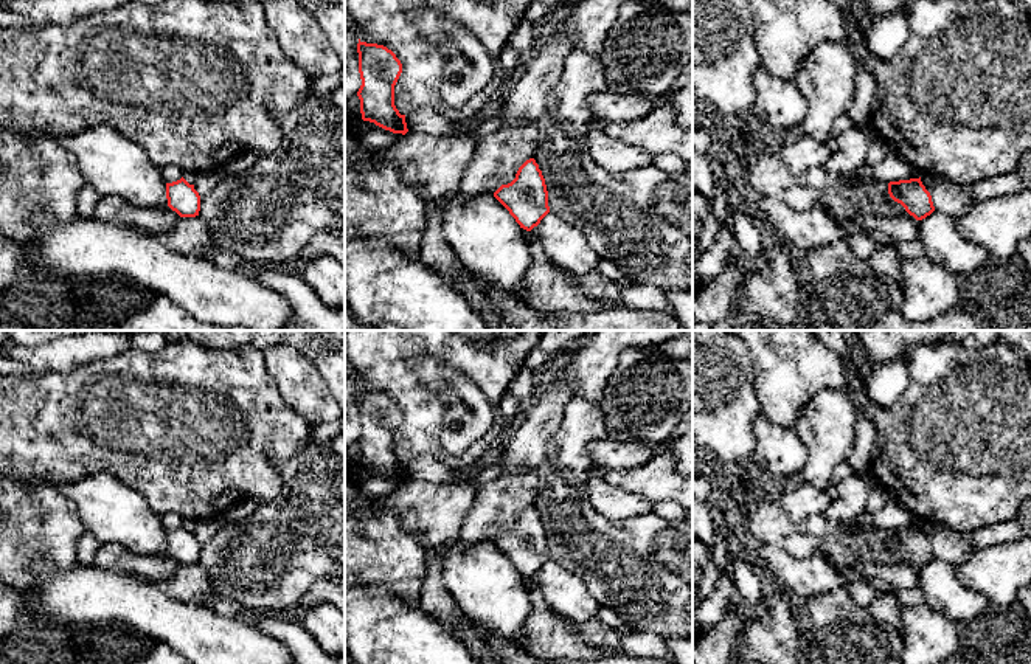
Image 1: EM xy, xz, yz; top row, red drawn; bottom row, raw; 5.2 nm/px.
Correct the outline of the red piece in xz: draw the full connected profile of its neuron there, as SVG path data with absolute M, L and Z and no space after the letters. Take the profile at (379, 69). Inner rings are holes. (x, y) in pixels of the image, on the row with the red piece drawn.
M359 39L359 73L362 85L357 92L363 121L393 133L408 132L405 115L394 105L394 85L402 73L396 54L384 45L366 43Z

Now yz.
M919 178L888 183L890 197L901 203L916 220L922 220L935 211L932 195Z

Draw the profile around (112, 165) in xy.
M101 124L54 138L70 150L99 195L116 195L144 208L168 206L166 182L146 152L110 126Z

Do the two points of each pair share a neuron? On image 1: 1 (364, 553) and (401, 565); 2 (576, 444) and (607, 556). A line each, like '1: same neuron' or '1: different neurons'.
1: same neuron
2: same neuron

